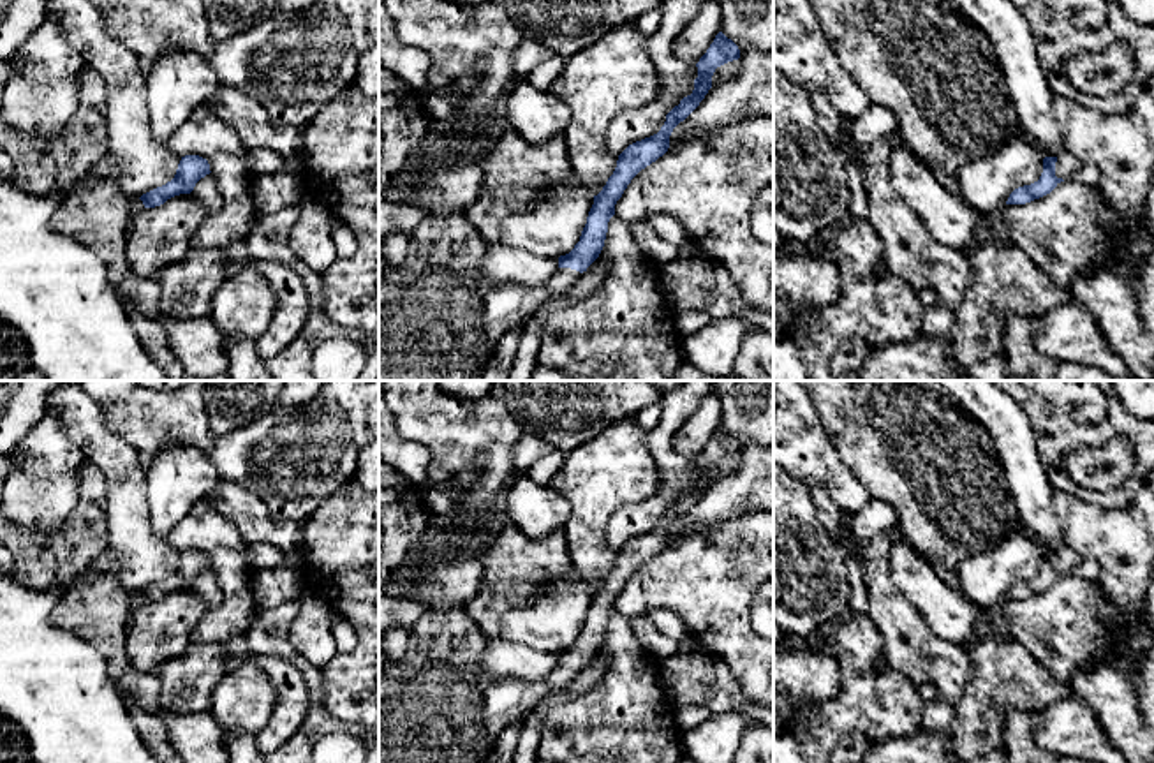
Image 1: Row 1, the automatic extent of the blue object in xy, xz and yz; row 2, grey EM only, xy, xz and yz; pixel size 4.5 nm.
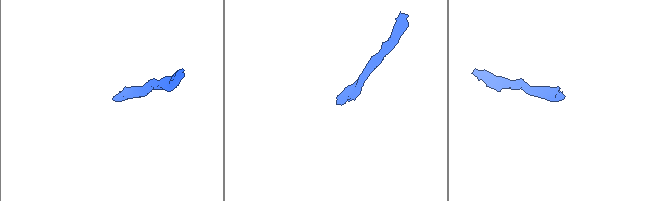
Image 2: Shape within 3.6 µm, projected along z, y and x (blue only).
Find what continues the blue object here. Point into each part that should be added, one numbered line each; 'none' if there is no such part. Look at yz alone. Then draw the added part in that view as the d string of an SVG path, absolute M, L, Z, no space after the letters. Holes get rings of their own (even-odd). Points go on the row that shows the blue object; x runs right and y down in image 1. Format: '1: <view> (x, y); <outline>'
1: yz (1066, 166); M1062 152L1055 162L1055 176L1062 180L1073 180L1082 162L1069 152Z

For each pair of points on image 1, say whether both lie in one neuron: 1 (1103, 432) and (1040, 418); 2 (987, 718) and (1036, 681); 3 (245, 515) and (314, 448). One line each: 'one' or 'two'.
1: one
2: one
3: two

